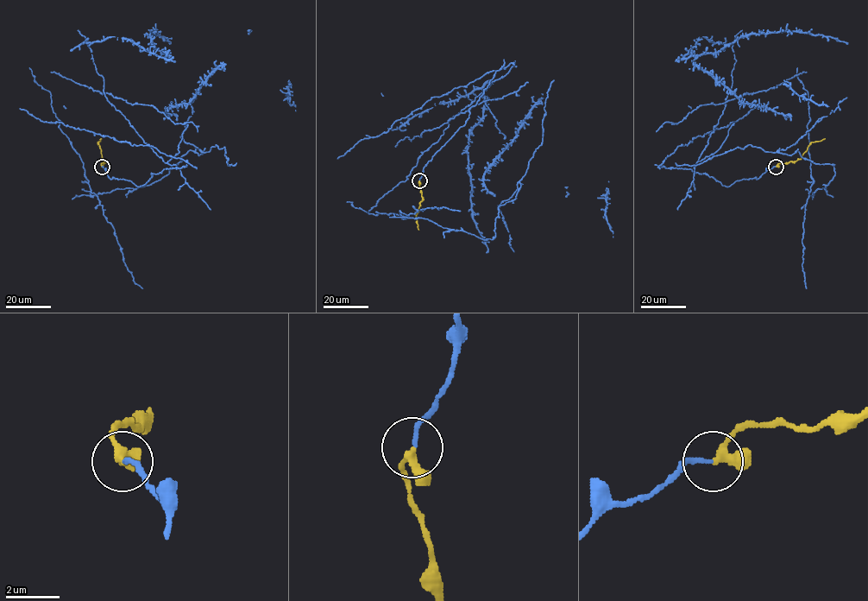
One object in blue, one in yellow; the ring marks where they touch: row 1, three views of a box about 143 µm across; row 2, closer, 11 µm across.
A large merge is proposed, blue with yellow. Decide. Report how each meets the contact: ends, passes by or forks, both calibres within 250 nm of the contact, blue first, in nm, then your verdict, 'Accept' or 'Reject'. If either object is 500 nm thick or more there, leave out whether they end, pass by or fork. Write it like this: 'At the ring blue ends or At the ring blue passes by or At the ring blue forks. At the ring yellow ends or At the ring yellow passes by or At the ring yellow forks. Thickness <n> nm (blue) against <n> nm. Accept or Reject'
At the ring blue ends. At the ring yellow passes by. Thickness 160 nm (blue) against 260 nm. Accept

